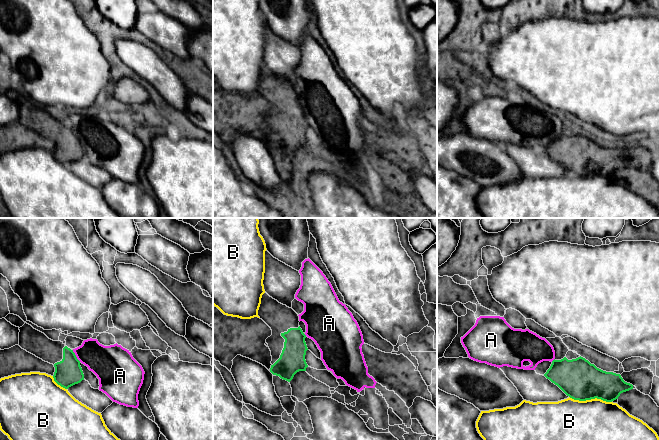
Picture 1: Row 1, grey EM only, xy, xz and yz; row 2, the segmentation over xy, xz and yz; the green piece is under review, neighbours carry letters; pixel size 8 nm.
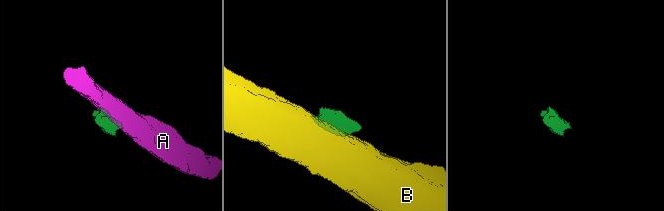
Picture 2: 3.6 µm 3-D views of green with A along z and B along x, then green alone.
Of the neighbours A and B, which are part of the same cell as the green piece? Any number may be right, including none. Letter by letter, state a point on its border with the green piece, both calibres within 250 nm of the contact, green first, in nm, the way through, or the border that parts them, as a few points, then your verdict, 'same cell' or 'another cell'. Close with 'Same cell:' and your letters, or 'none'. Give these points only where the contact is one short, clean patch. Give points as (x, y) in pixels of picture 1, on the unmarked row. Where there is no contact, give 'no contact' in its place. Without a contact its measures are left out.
A: meets green in xy at (75, 132); 220 nm thick on the green side, 260 nm on the other; border along xy (72, 126), (80, 137); another cell
B: meets green in yz at (590, 175); 320 nm thick on the green side, 500 nm on the other; another cell
Same cell: none

